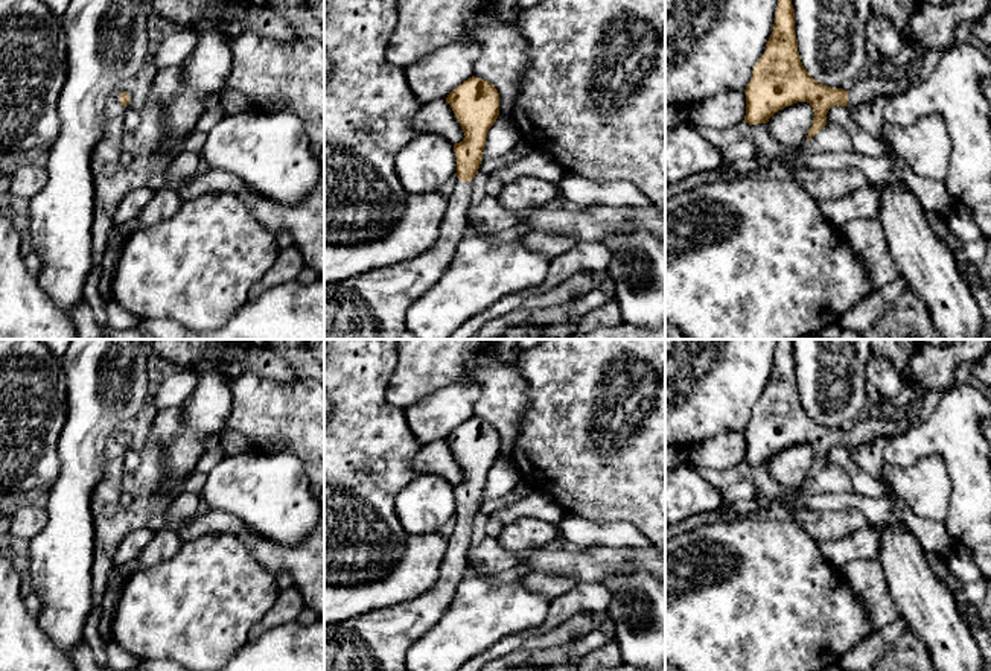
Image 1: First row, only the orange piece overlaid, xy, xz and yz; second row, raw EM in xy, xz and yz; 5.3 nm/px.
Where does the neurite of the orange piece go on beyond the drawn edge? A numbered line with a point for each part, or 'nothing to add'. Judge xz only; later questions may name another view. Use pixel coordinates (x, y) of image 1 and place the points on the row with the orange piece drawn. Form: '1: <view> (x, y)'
1: xz (370, 306)

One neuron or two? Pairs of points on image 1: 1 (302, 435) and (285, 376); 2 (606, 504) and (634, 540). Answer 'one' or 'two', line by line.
1: two
2: two

